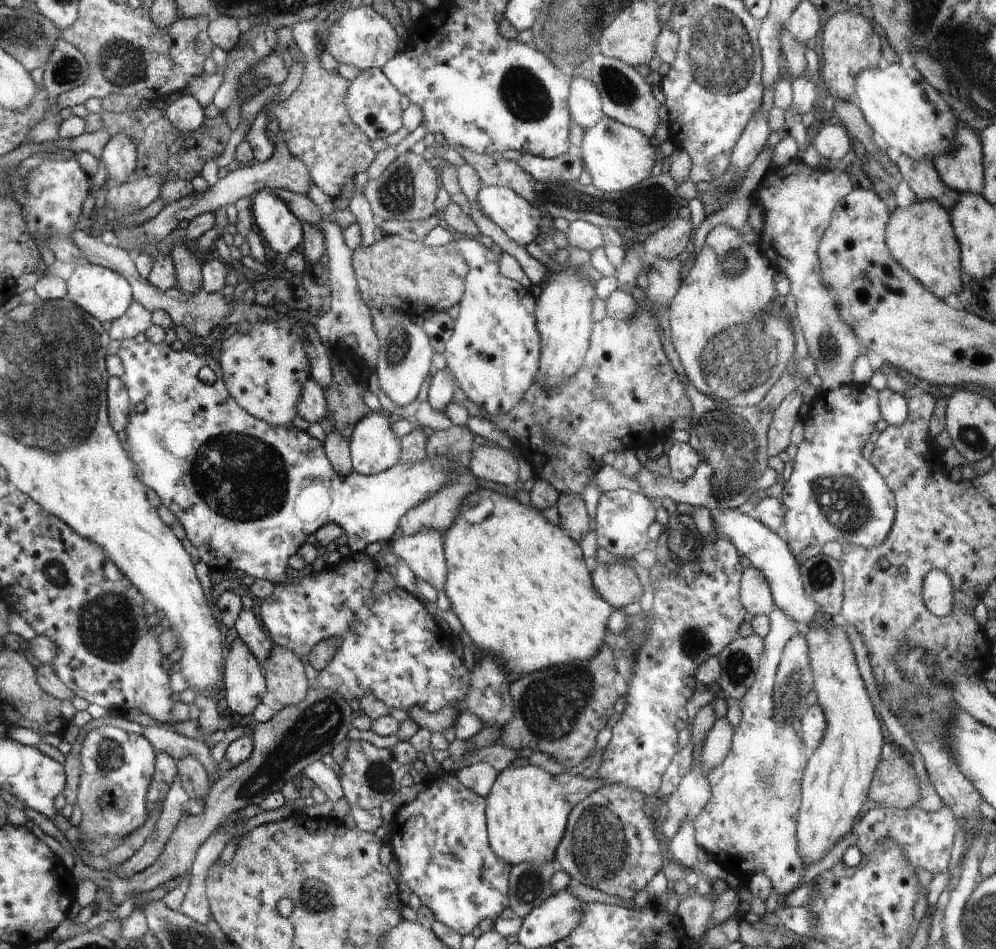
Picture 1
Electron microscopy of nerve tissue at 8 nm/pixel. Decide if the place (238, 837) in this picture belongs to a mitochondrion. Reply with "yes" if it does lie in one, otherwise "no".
no

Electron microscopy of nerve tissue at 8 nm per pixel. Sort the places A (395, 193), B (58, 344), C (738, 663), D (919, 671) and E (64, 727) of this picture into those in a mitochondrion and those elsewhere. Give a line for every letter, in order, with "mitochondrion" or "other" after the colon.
A: mitochondrion
B: mitochondrion
C: mitochondrion
D: mitochondrion
E: other

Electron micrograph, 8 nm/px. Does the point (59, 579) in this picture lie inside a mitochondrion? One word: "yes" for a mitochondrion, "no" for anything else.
yes

